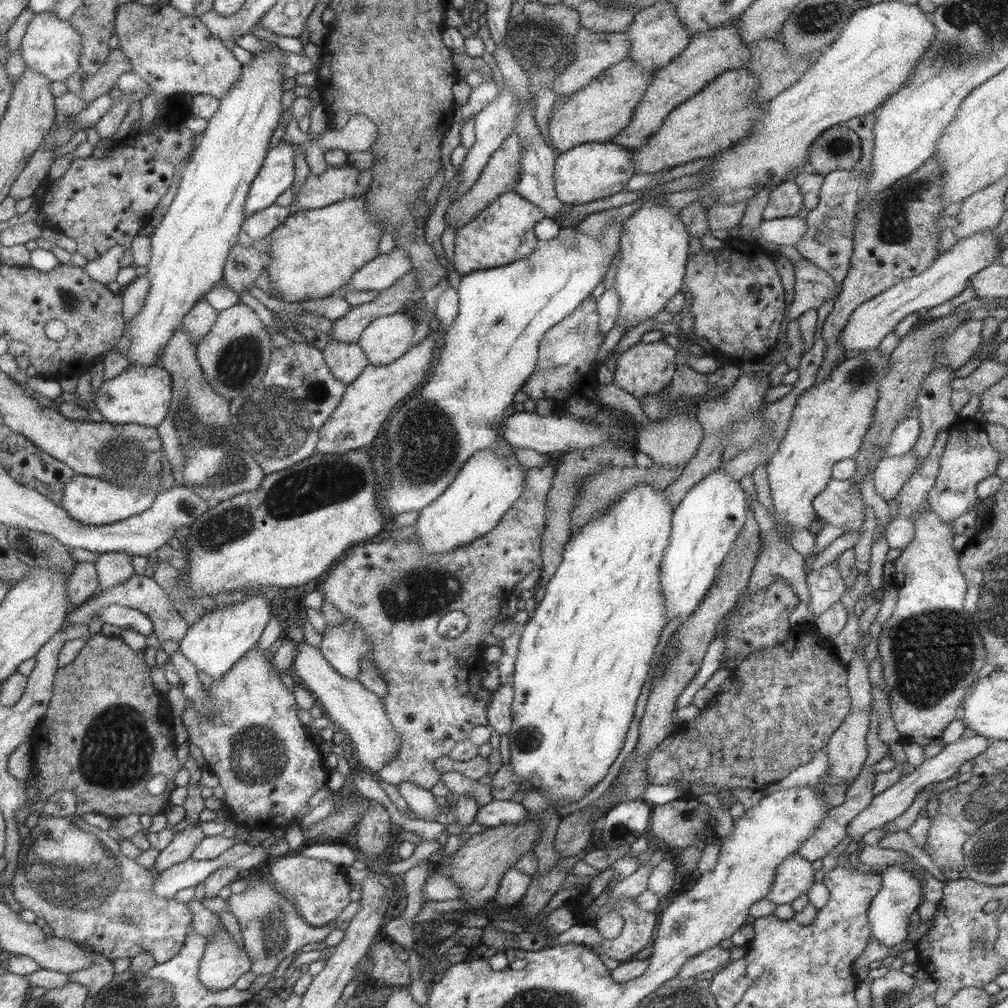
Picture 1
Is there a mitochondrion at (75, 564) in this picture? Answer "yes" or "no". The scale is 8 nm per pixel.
no

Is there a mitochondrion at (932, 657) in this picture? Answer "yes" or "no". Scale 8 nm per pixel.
yes

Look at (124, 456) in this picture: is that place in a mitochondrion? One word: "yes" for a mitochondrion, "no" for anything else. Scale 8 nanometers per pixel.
yes

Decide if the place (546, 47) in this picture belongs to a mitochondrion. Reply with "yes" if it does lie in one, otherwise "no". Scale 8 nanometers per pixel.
yes

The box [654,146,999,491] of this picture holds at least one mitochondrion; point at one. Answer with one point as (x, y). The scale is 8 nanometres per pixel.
(893, 227)

